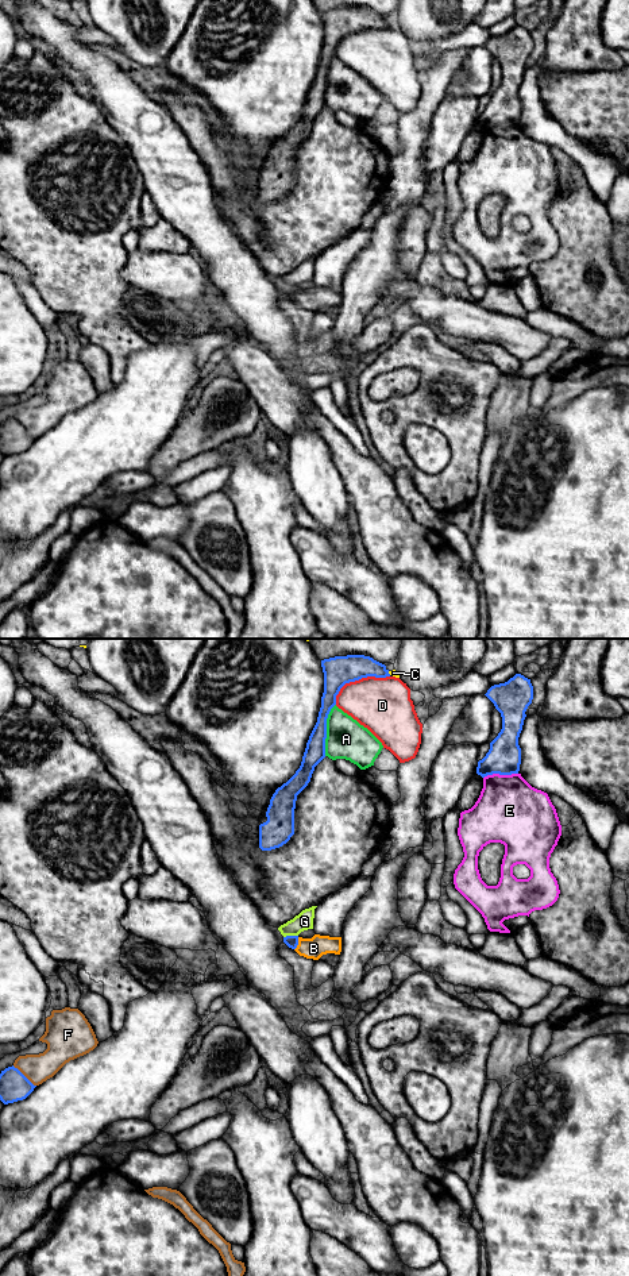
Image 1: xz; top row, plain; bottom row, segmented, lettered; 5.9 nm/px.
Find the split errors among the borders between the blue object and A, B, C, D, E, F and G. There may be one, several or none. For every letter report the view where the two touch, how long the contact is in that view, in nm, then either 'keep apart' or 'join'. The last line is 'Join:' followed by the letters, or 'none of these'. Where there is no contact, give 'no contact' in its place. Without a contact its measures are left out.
A: meets blue in xz; contact 320 nm long; keep apart
B: meets blue in xz; contact 80 nm long; join
C: meets blue in xz; contact 30 nm long; keep apart
D: meets blue in xz; contact 360 nm long; keep apart
E: meets blue in xz; contact 220 nm long; keep apart
F: meets blue in xz; contact 190 nm long; keep apart
G: meets blue in xz; contact 90 nm long; keep apart
Join: B

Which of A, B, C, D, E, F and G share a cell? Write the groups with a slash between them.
A / B / C / D / E / F / G

